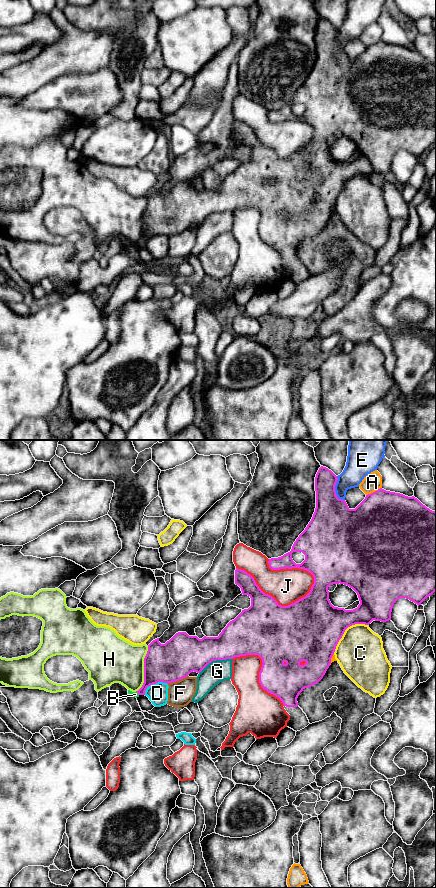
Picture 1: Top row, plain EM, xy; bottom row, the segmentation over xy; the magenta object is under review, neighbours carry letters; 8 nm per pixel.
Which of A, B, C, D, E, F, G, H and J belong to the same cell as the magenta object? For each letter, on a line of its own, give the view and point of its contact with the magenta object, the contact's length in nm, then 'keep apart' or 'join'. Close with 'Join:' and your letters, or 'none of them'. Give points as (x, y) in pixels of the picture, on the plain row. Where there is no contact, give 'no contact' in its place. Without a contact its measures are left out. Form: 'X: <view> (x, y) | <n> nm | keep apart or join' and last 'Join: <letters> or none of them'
A: xy (373, 44) | 140 nm | keep apart
B: xy (138, 245) | 40 nm | keep apart
C: xy (344, 183) | 360 nm | keep apart
D: xy (154, 235) | 220 nm | keep apart
E: xy (334, 42) | 220 nm | keep apart
F: xy (177, 232) | 180 nm | keep apart
G: xy (215, 212) | 300 nm | keep apart
H: xy (144, 221) | 380 nm | keep apart
J: xy (275, 152) | 650 nm | keep apart
Join: none of them

